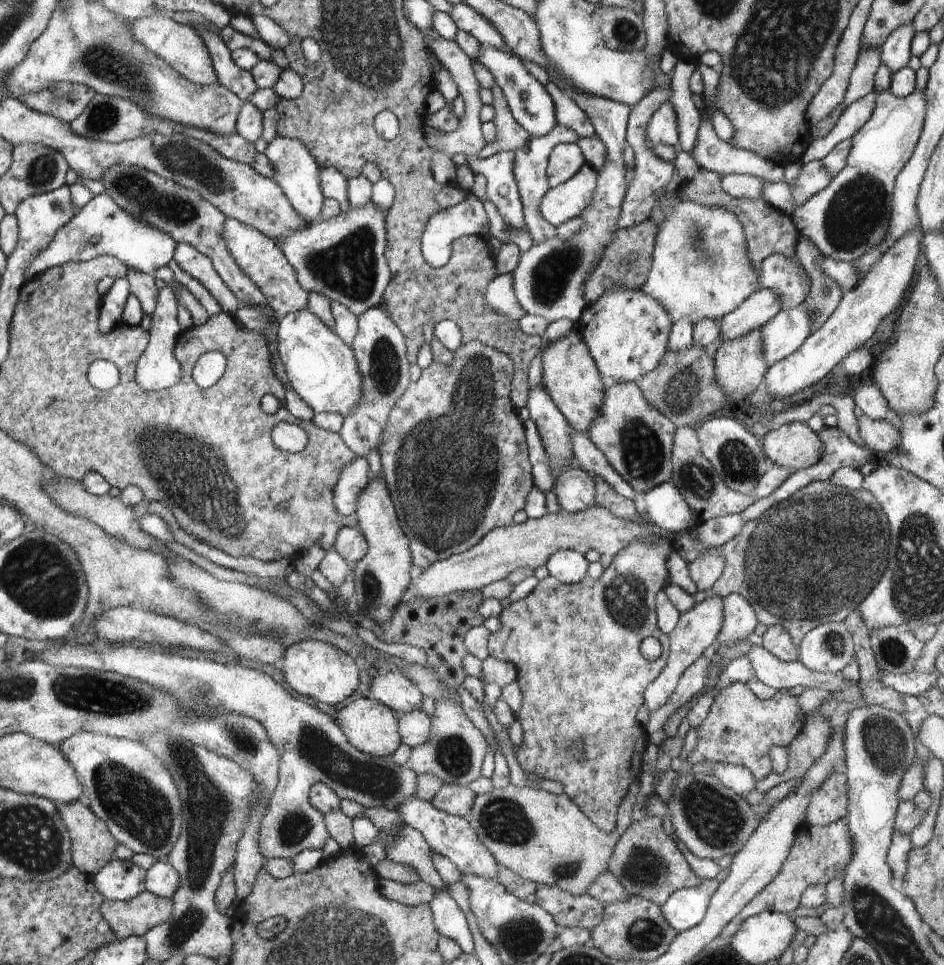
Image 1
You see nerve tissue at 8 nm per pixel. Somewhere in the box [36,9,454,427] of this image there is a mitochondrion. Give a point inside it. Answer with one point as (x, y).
(349, 269)

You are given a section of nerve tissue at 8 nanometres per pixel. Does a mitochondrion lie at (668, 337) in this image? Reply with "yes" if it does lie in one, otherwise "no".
no

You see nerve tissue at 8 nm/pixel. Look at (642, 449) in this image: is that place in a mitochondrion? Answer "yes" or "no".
yes

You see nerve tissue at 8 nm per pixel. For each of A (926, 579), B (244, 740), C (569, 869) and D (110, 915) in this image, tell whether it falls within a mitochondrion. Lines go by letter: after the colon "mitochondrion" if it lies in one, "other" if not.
A: mitochondrion
B: mitochondrion
C: mitochondrion
D: other

